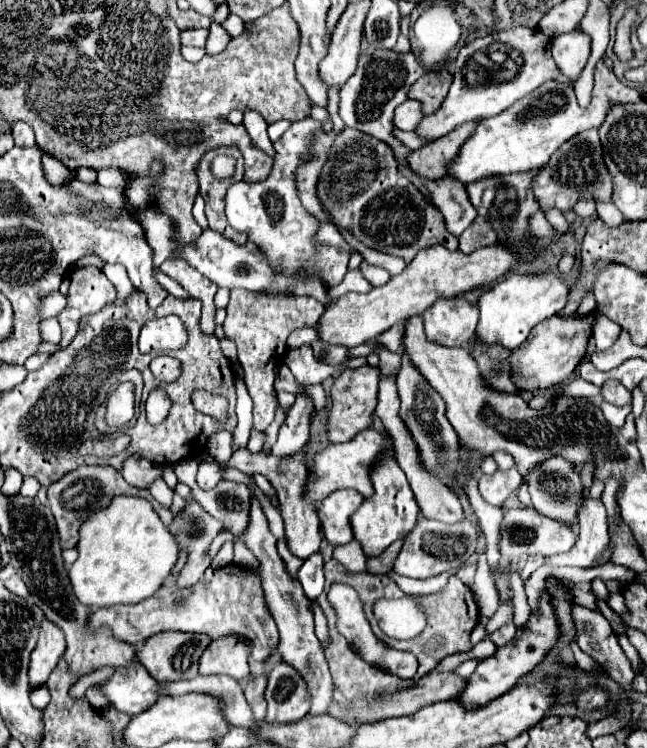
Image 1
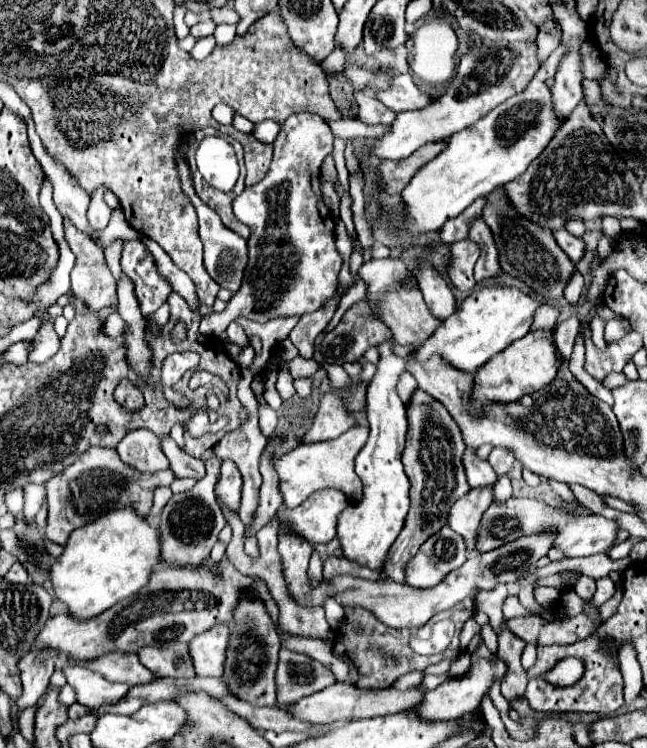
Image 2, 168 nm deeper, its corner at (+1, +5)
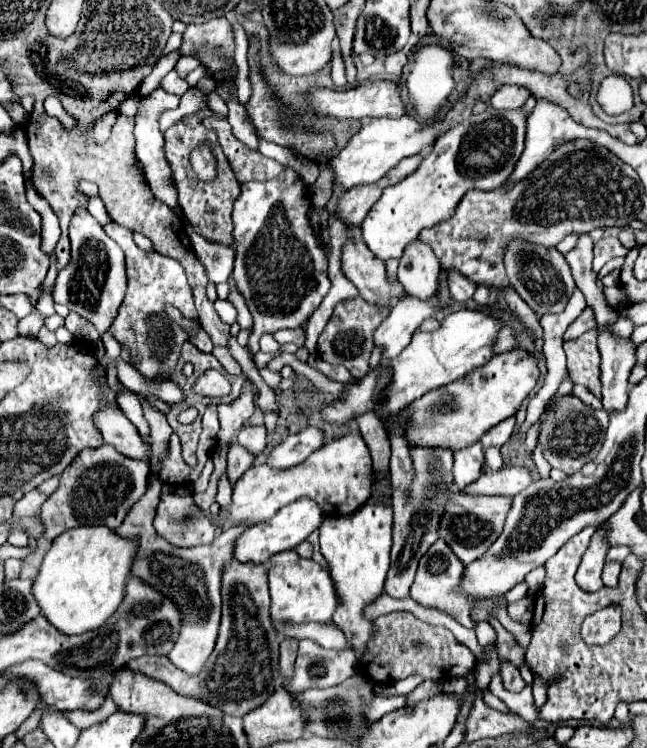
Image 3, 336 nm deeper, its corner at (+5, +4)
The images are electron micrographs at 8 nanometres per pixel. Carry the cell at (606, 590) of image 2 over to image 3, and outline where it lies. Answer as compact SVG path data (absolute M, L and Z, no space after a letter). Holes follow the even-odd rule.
M616 546L616 548L610 548L608 550L608 558L606 558L606 564L608 562L618 562L618 564L622 564L624 560L626 560L626 556L630 554L630 550L626 548L626 546Z

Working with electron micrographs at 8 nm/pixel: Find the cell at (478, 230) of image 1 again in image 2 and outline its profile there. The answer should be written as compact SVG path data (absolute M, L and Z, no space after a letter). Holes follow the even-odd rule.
M458 241L450 247L450 263L446 267L446 273L452 281L452 285L464 293L470 293L476 287L472 269L480 255L480 249L474 241Z

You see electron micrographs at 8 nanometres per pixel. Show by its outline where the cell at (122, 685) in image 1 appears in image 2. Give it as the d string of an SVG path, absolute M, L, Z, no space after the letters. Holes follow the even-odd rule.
M82 665L64 667L64 675L68 685L72 685L76 691L76 701L88 709L112 705L130 689L128 685L110 683L100 673L94 673Z

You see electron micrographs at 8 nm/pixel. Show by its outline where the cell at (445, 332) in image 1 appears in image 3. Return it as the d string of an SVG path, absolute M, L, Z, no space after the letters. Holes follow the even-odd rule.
M414 240L406 246L400 258L398 280L404 284L408 294L420 300L428 300L438 294L440 270L440 262L432 248L420 240Z

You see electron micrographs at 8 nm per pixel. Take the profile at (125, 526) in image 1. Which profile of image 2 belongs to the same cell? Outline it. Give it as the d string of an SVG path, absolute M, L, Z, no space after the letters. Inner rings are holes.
M114 509L112 513L106 513L104 517L98 517L94 523L78 527L70 533L68 543L62 551L62 555L56 559L56 563L50 569L50 581L52 591L58 601L66 603L68 615L78 621L88 621L102 611L110 609L118 601L130 597L132 593L140 591L152 573L152 567L160 561L160 535L158 529L150 527L144 517L140 517L134 509Z

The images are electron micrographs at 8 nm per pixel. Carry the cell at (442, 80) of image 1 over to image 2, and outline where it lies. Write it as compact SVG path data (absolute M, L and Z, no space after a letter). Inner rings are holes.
M396 75L388 89L376 93L376 99L392 111L424 109L424 105L430 103L430 97L414 85L412 75Z

